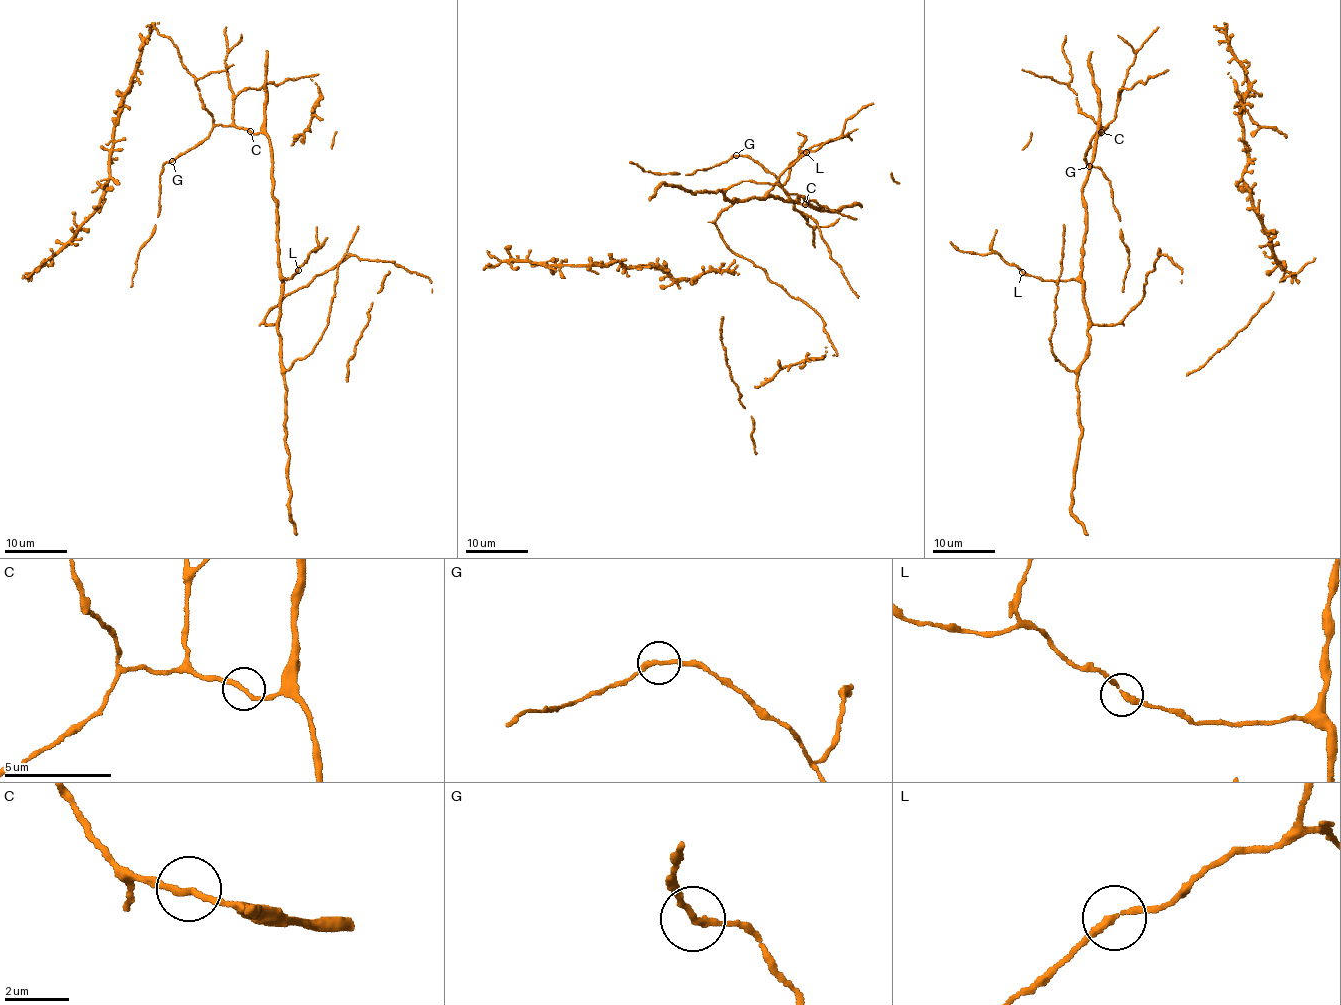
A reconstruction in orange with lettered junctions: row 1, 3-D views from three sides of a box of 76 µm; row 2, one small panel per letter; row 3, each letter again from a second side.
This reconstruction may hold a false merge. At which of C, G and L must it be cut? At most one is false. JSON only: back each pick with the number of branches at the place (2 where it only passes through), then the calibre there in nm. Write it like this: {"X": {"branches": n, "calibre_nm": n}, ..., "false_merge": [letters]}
{"false_merge": []}

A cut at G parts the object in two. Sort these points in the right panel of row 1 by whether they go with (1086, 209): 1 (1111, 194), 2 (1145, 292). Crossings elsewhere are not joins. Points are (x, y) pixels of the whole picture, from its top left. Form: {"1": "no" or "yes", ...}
{"1": "no", "2": "yes"}

